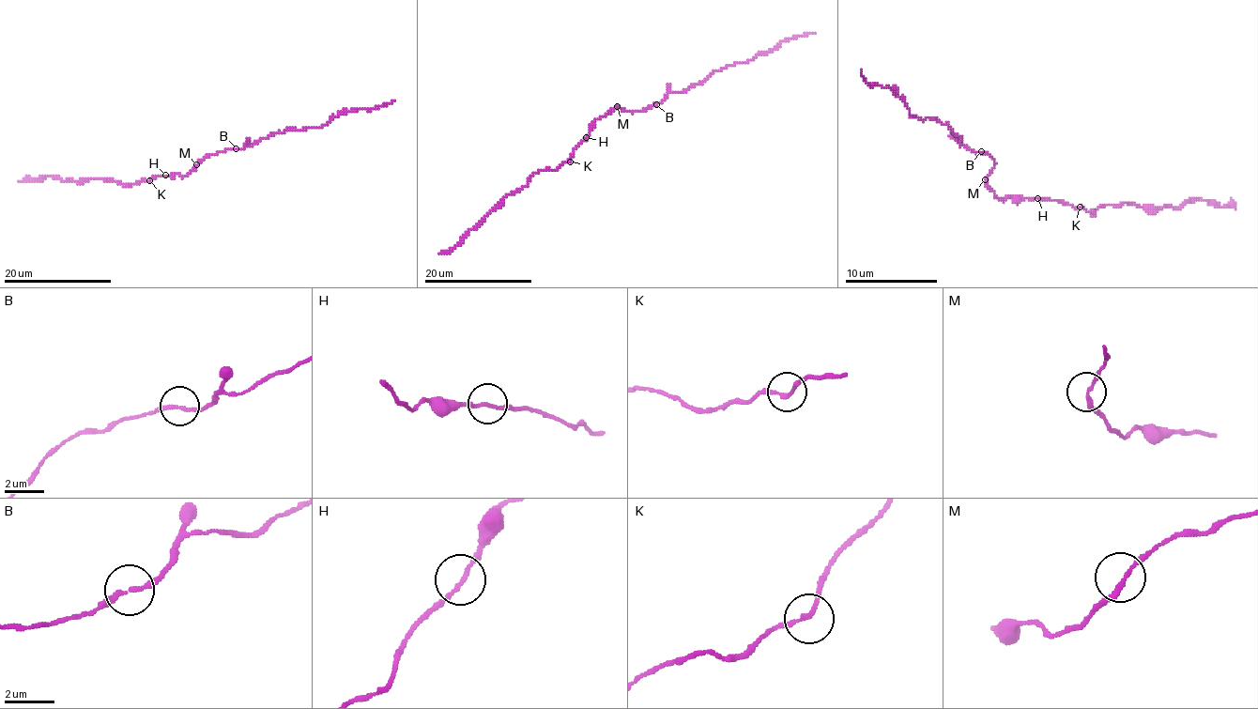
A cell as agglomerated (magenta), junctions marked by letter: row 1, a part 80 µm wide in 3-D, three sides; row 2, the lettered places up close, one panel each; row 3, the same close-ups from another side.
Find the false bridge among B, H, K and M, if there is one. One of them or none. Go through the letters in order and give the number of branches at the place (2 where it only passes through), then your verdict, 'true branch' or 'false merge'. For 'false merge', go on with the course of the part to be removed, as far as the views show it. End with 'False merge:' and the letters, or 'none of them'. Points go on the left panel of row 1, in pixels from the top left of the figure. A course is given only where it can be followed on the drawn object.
B: 2 | true branch
H: 2 | true branch
K: 2 | true branch
M: 2 | true branch
False merge: none of them

